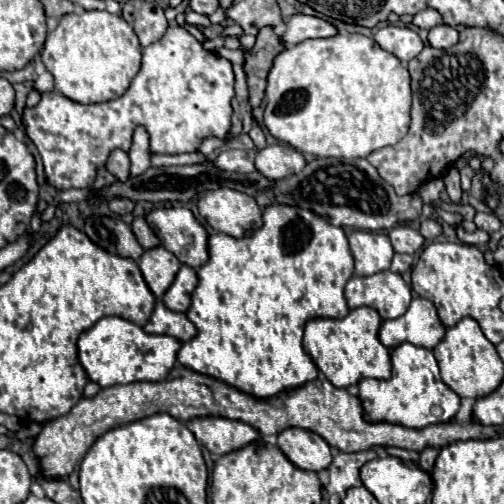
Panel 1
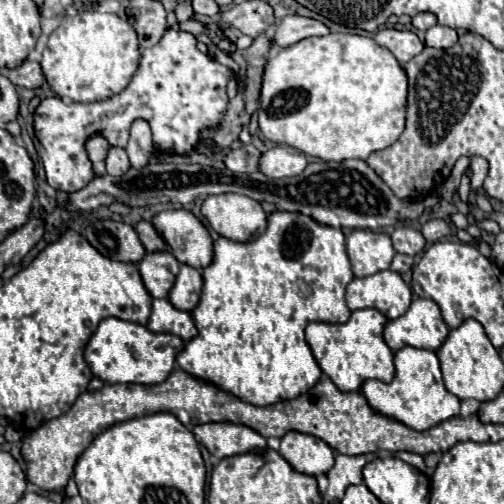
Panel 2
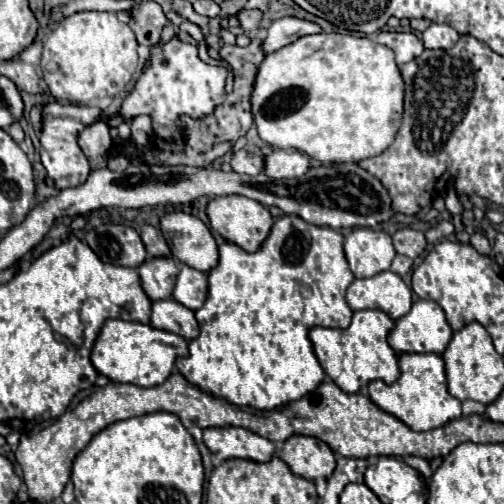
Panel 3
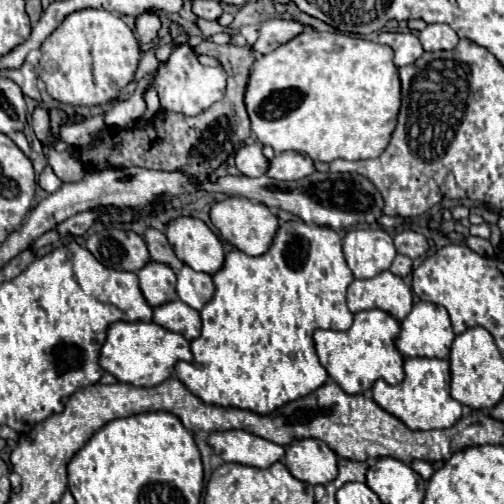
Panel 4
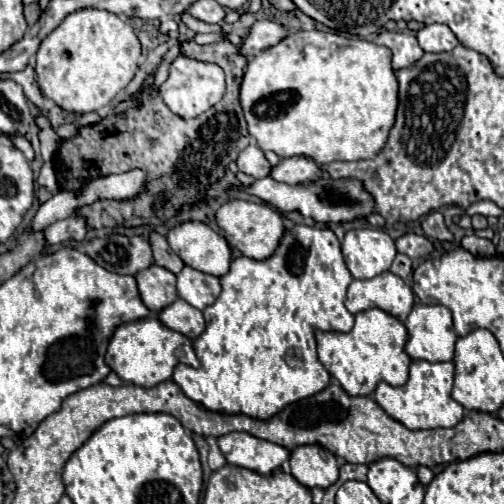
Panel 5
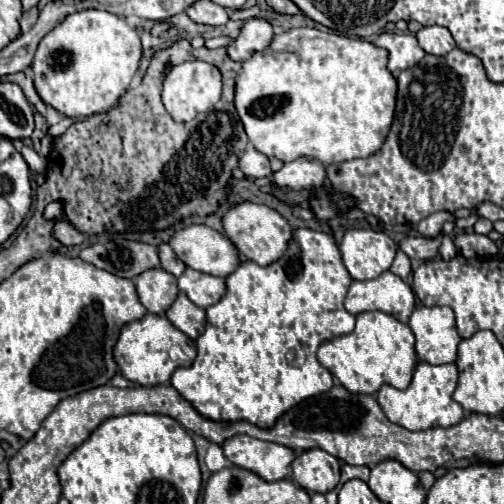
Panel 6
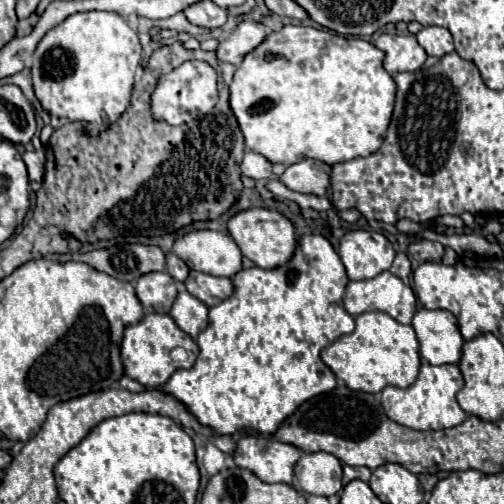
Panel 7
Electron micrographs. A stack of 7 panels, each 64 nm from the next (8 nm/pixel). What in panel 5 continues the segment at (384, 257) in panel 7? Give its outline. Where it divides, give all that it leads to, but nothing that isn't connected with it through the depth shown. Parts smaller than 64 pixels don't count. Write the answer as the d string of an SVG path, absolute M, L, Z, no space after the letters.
M362 228L346 232L342 254L350 274L364 280L390 268L396 256L396 246L383 228Z

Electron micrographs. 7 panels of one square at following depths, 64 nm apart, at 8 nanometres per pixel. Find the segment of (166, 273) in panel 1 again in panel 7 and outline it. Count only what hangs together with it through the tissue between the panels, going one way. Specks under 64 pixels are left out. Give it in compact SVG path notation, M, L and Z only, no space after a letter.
M150 272L136 282L134 290L146 312L168 314L178 294L178 284L166 272Z

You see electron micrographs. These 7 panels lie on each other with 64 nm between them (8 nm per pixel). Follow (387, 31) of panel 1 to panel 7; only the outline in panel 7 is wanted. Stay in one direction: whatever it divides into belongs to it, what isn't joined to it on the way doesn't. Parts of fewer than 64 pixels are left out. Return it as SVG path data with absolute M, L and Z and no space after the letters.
M380 34L374 42L376 48L380 48L384 56L384 70L388 74L394 72L416 72L426 62L426 52L418 44L414 34Z

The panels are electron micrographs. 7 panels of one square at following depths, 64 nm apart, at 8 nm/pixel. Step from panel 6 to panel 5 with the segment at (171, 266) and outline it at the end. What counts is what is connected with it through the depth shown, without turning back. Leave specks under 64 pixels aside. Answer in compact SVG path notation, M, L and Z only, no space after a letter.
M154 232L150 236L150 244L152 244L152 252L156 256L156 264L158 266L162 266L162 268L166 268L166 270L170 270L174 274L178 274L184 268L184 262L170 250L170 246L168 246L168 242L166 242L164 236L160 236L160 234Z

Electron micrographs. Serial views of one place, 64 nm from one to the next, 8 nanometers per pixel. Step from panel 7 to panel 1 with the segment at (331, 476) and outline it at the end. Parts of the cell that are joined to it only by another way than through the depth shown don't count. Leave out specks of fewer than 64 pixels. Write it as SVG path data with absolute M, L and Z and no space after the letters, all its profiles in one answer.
M288 428L278 434L278 448L300 470L320 472L332 464L332 448L324 438L302 428Z

